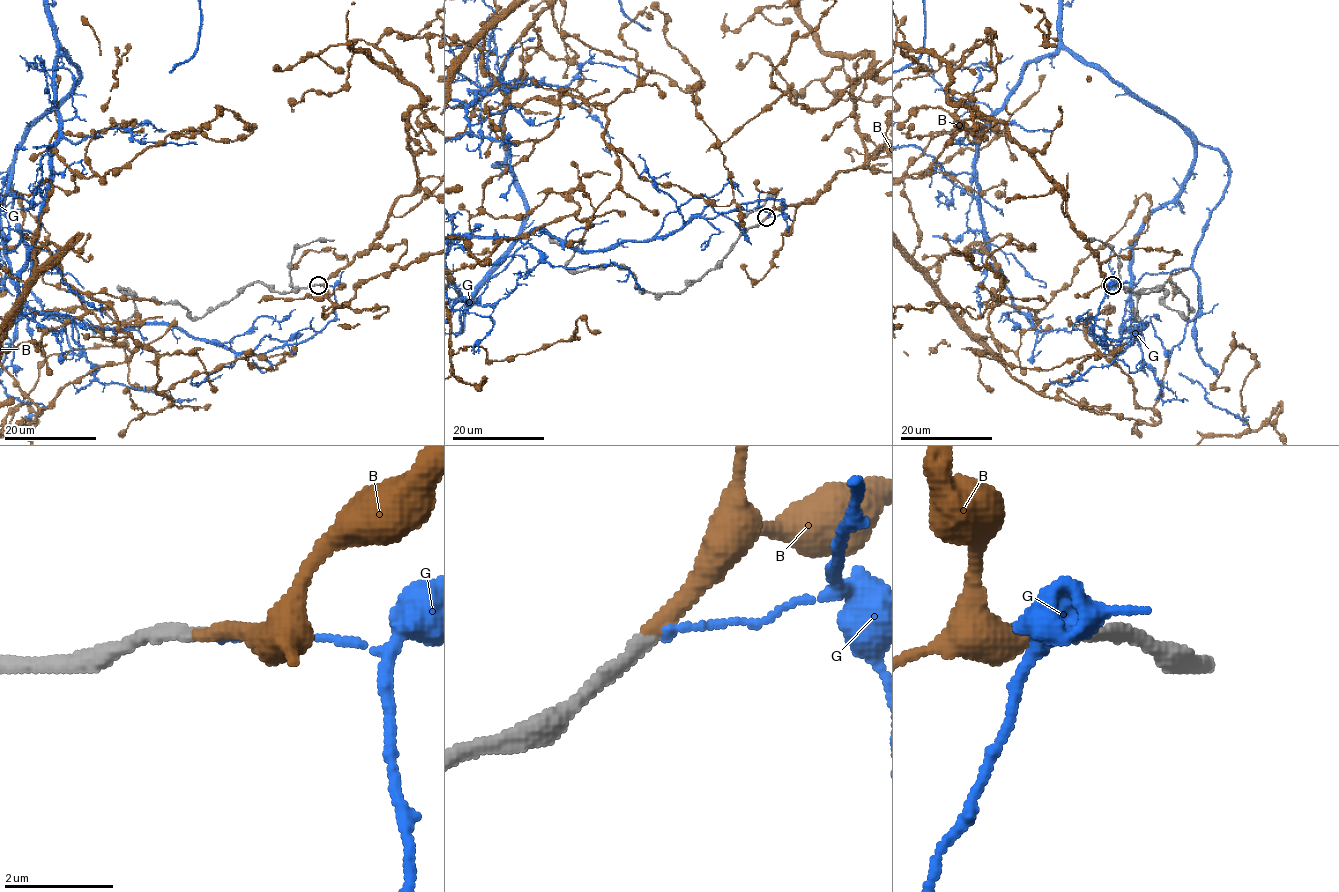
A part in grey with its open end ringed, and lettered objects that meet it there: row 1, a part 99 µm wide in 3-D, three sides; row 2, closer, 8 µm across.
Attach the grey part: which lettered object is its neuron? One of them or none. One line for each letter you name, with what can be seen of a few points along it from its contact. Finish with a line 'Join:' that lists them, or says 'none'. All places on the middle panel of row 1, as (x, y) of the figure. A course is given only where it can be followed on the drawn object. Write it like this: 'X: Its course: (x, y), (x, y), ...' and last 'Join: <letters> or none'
Join: B

